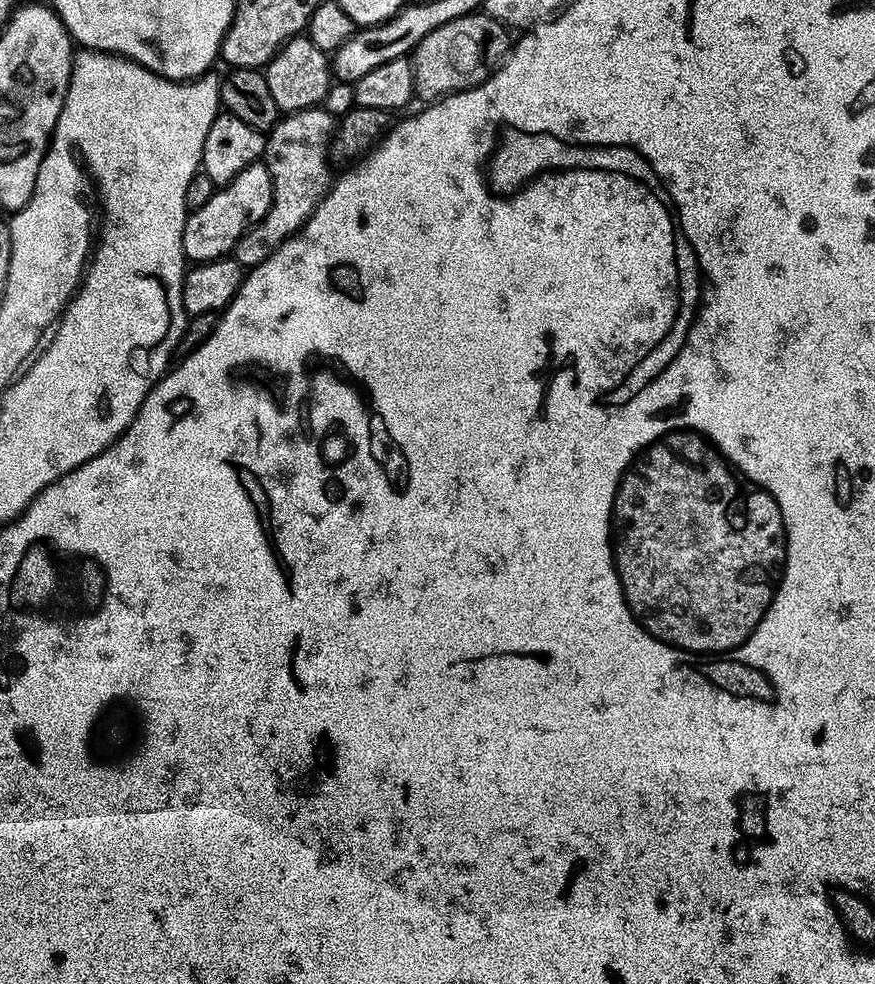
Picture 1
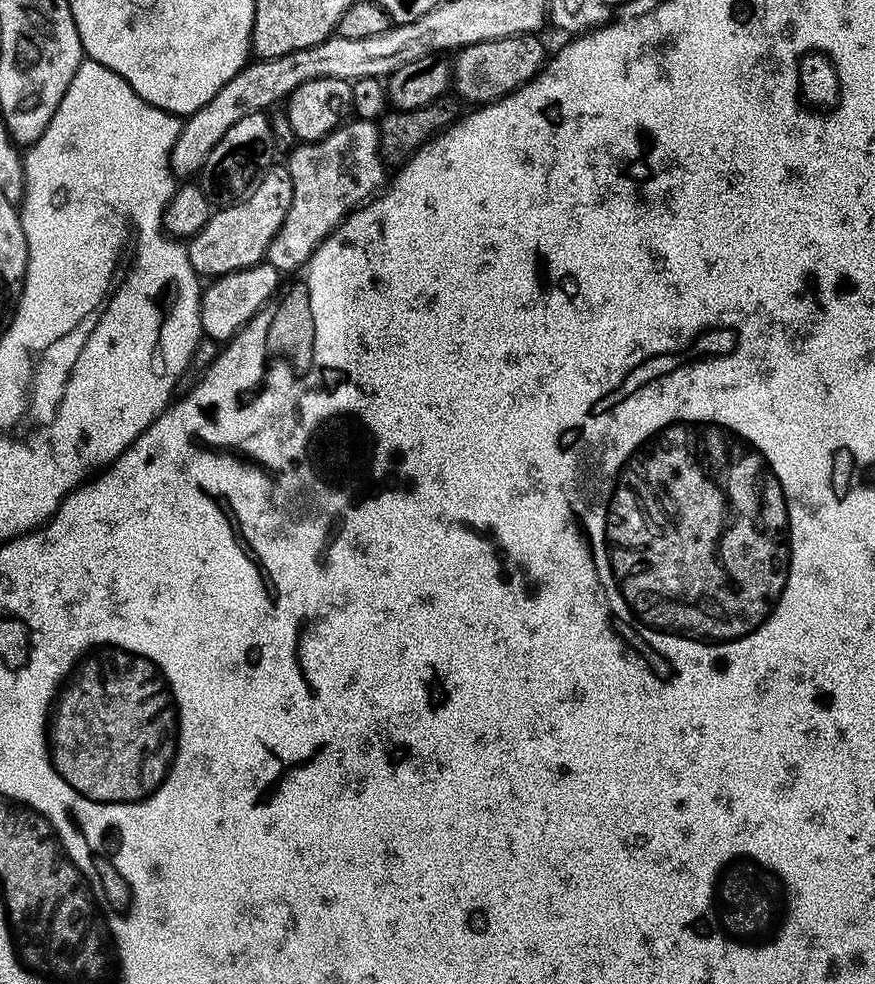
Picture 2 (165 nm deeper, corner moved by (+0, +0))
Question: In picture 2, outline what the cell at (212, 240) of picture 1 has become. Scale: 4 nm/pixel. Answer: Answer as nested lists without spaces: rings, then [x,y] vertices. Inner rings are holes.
[[[286,166],[276,167],[269,167],[243,198],[220,206],[224,208],[217,207],[206,226],[202,226],[202,230],[198,230],[198,234],[187,241],[190,266],[194,266],[197,276],[225,276],[234,270],[261,263],[267,257],[270,242],[274,242],[274,234],[278,234],[278,226],[286,222],[290,198],[294,198],[294,182],[290,182],[290,170]]]

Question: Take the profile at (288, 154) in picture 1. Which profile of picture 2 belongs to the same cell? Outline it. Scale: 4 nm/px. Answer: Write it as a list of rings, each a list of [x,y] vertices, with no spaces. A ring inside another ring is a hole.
[[[349,119],[340,127],[326,134],[326,138],[309,144],[300,142],[286,156],[286,167],[290,170],[290,182],[294,182],[294,198],[290,198],[290,210],[286,210],[286,222],[278,226],[274,242],[270,242],[266,263],[282,274],[295,274],[314,254],[314,250],[332,231],[340,225],[349,212],[368,203],[385,187],[386,165],[380,156],[380,136],[377,121]]]

